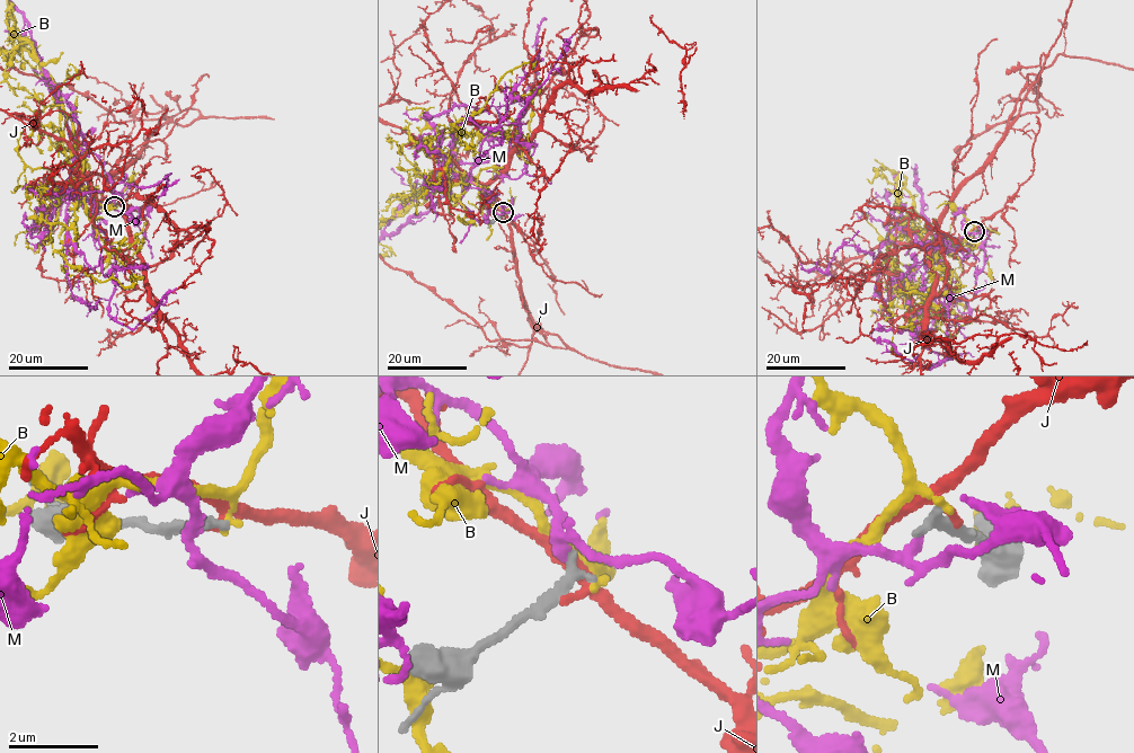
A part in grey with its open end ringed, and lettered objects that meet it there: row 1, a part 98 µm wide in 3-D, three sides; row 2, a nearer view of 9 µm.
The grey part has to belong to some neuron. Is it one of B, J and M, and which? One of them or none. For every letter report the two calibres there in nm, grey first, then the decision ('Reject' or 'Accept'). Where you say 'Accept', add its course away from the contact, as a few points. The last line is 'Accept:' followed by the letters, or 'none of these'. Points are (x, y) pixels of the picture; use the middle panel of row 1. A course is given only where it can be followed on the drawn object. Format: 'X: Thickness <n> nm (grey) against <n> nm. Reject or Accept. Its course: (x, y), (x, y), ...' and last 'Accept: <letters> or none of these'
B: Thickness 240 nm (grey) against 120 nm. Reject
J: Thickness 280 nm (grey) against 240 nm. Reject
M: Thickness 240 nm (grey) against 190 nm. Accept
Accept: M

